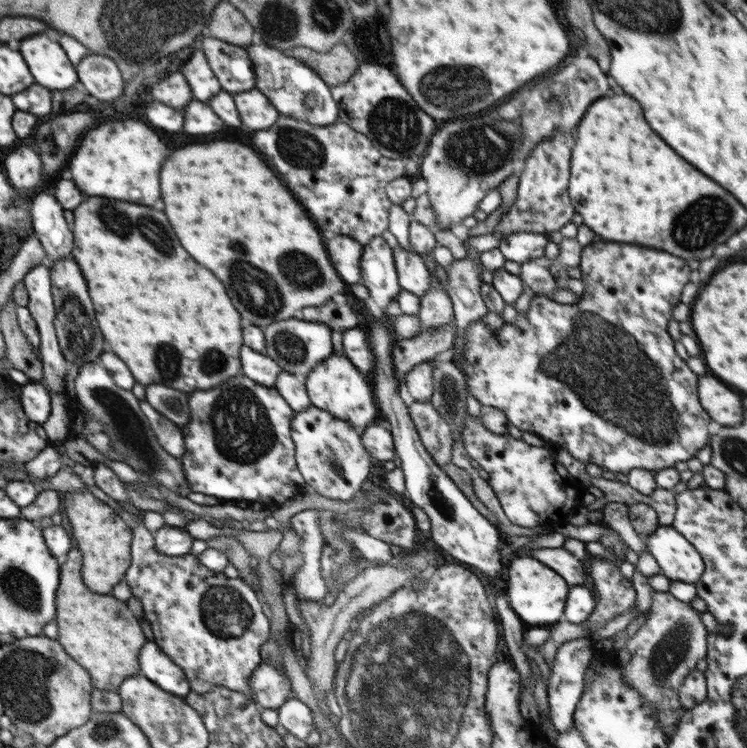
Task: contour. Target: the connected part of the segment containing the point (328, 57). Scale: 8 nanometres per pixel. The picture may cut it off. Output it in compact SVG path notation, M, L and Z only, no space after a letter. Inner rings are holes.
M336 44L323 53L306 47L294 47L288 53L299 62L308 64L329 87L344 83L358 66L356 56L344 44Z

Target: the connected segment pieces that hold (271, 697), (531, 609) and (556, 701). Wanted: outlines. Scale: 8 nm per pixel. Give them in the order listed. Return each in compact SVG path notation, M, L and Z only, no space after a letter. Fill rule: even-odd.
M268 664L256 667L249 679L249 686L254 701L264 710L277 710L293 696L284 667L281 670Z
M515 556L515 559L506 562L504 576L508 580L506 594L510 607L526 625L547 628L563 618L570 585L562 576L556 576L556 572L531 556Z
M580 637L571 641L566 641L558 648L555 660L551 664L552 673L547 684L549 718L554 728L559 732L570 729L574 724L573 715L585 690L585 673L589 663L593 659L595 648L590 639Z

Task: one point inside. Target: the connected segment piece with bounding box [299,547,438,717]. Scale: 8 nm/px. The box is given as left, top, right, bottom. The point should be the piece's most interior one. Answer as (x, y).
(328, 625)

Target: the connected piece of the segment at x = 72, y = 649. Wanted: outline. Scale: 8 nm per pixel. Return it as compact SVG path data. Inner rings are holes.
M70 550L60 566L60 588L56 592L58 641L68 648L68 656L76 656L76 662L86 668L95 689L118 692L122 680L140 672L138 654L148 640L127 602L120 602L111 594L98 596L88 590L80 576L82 559L78 550Z

